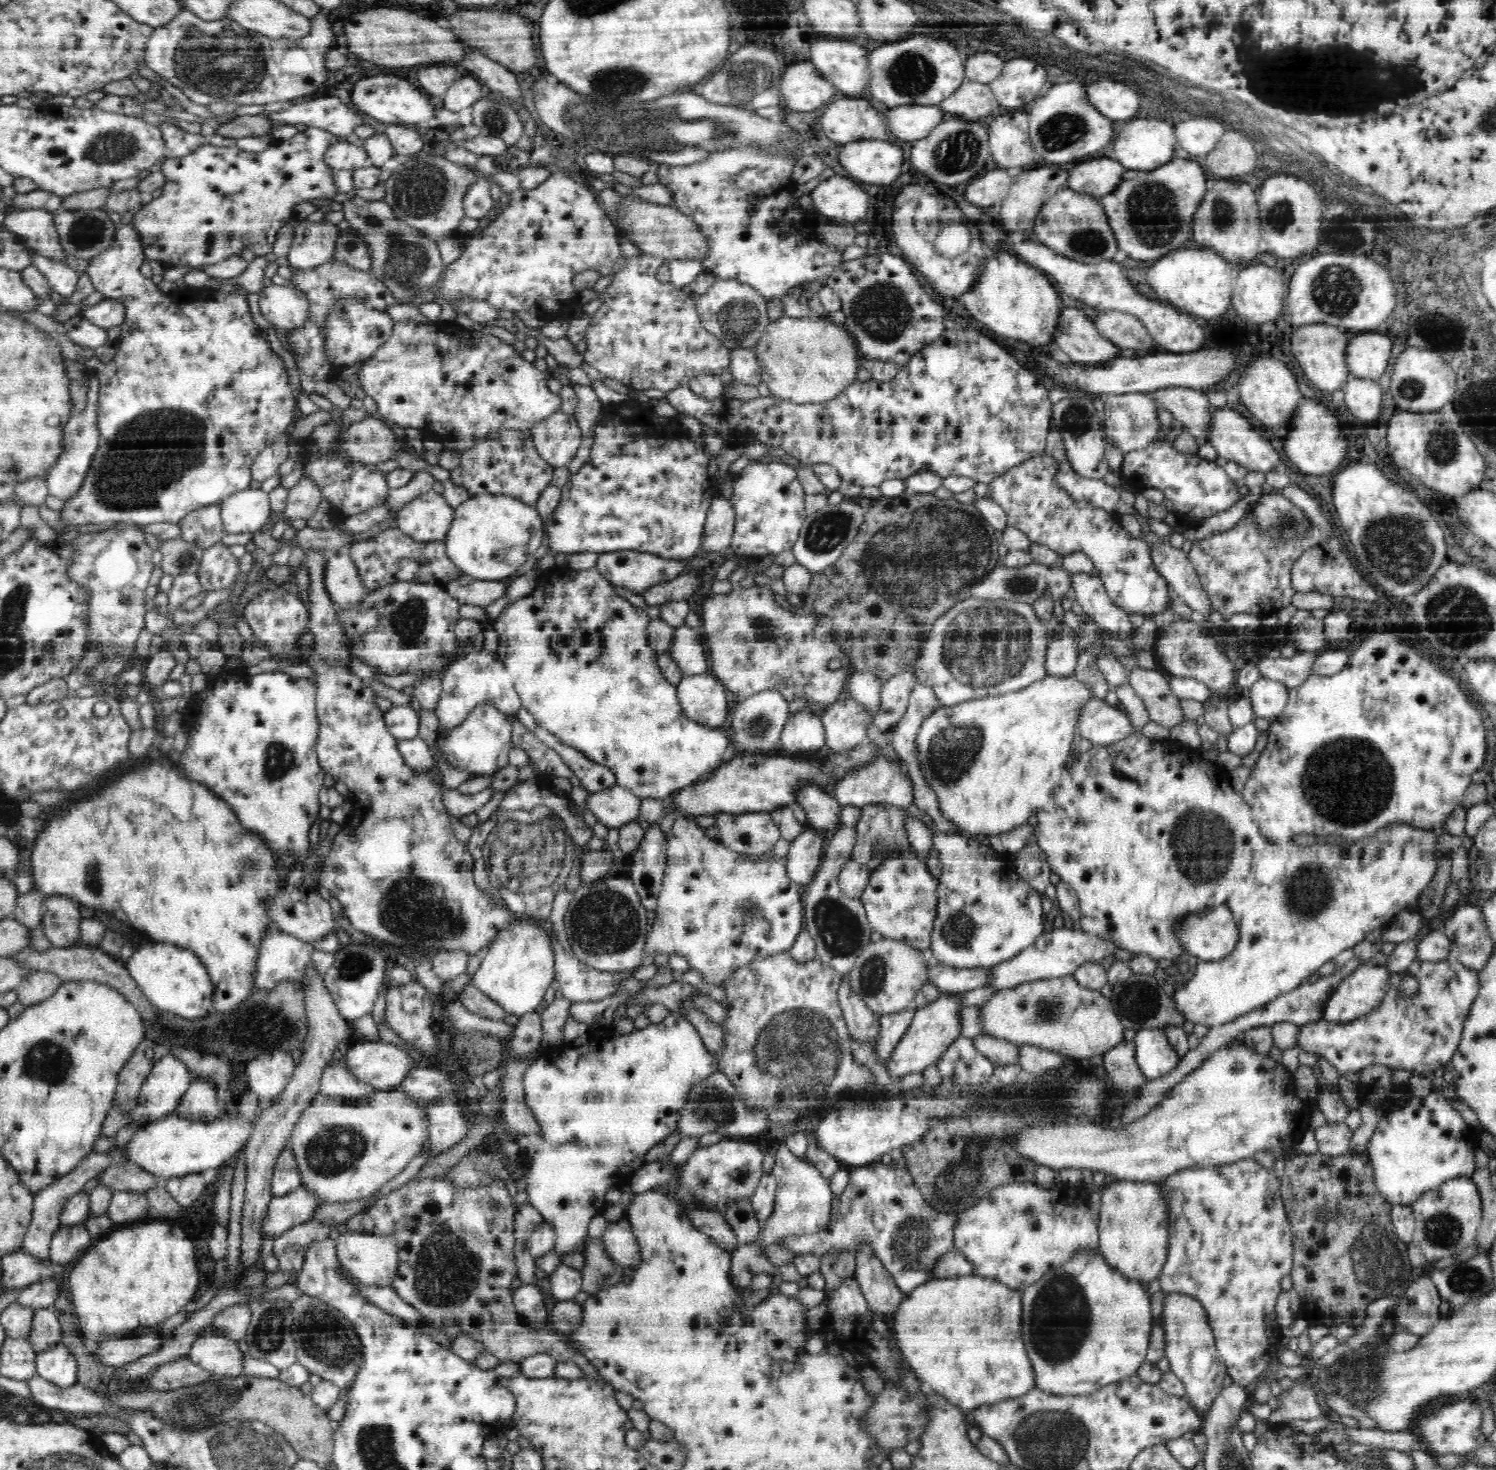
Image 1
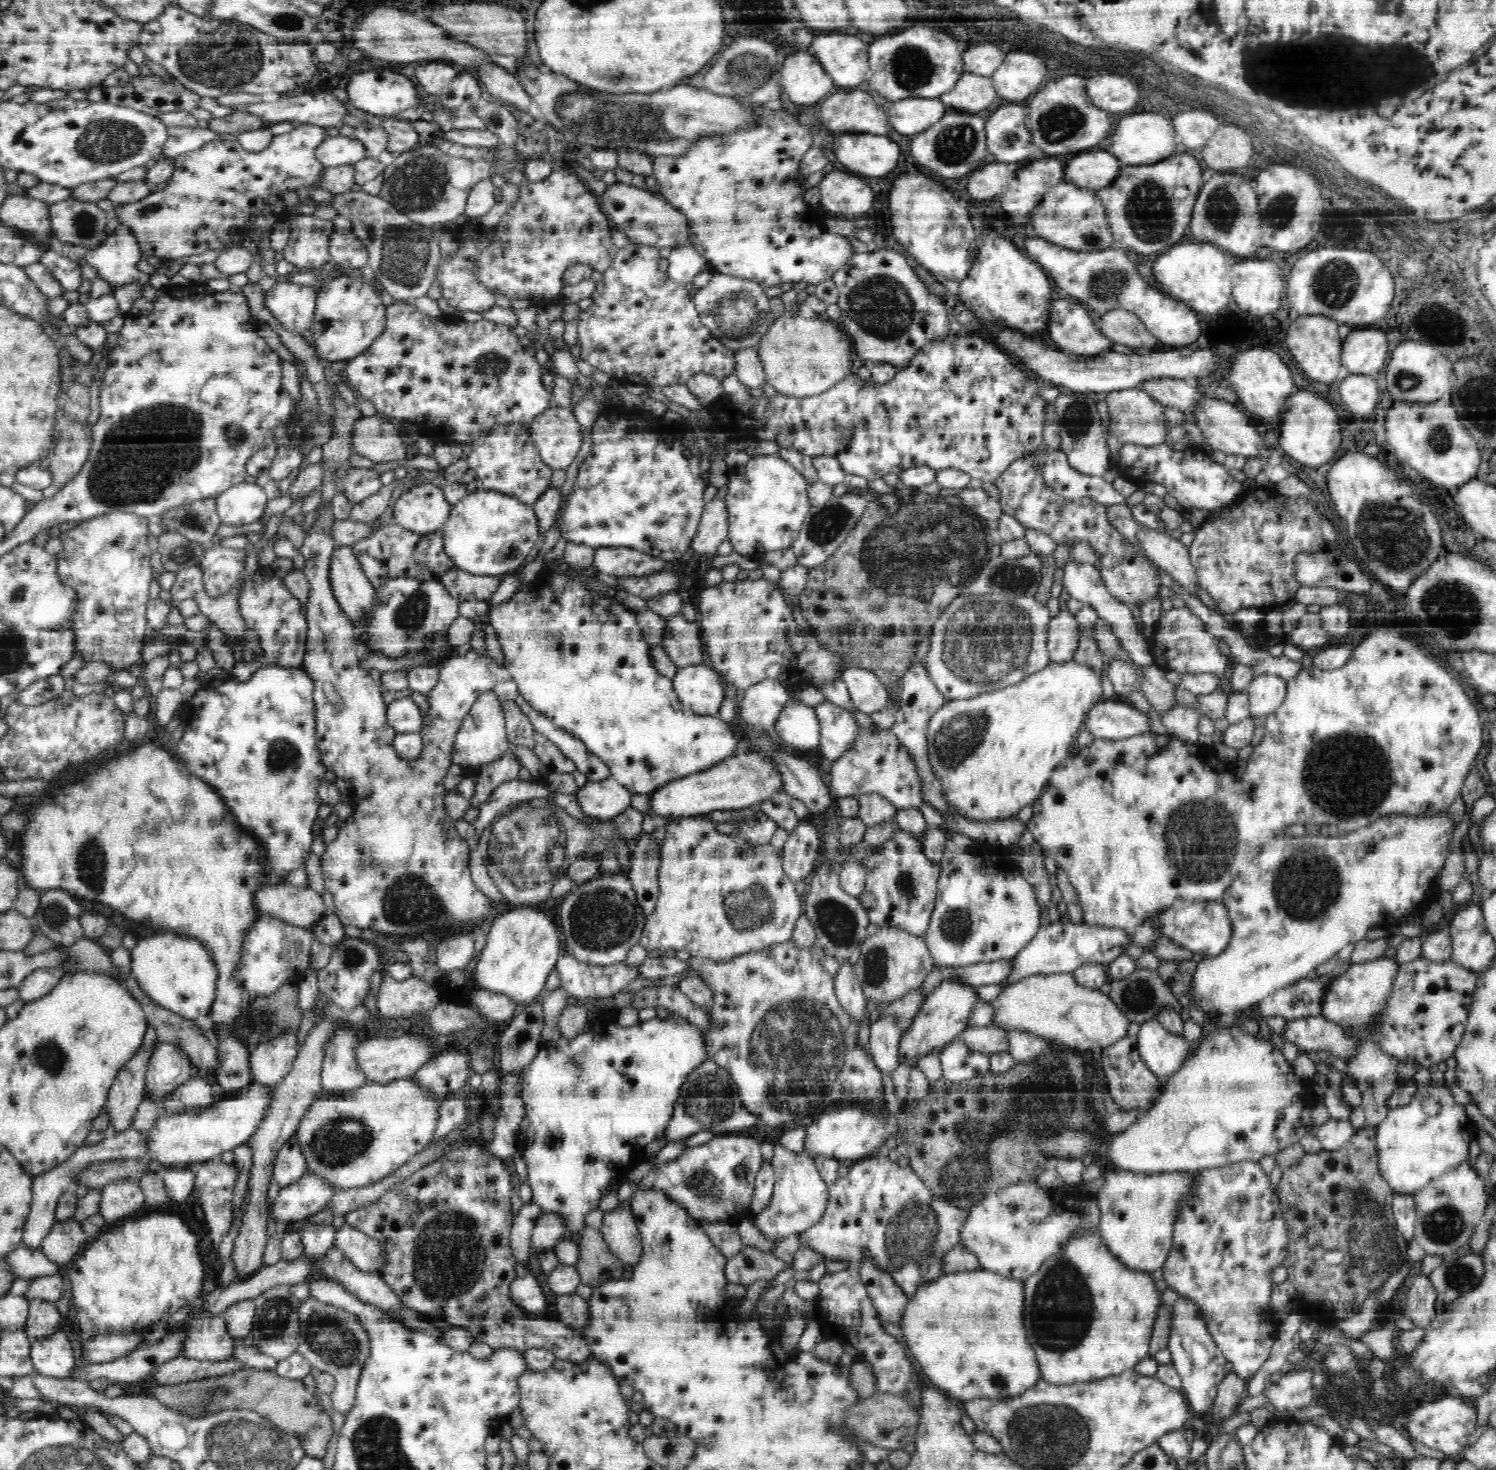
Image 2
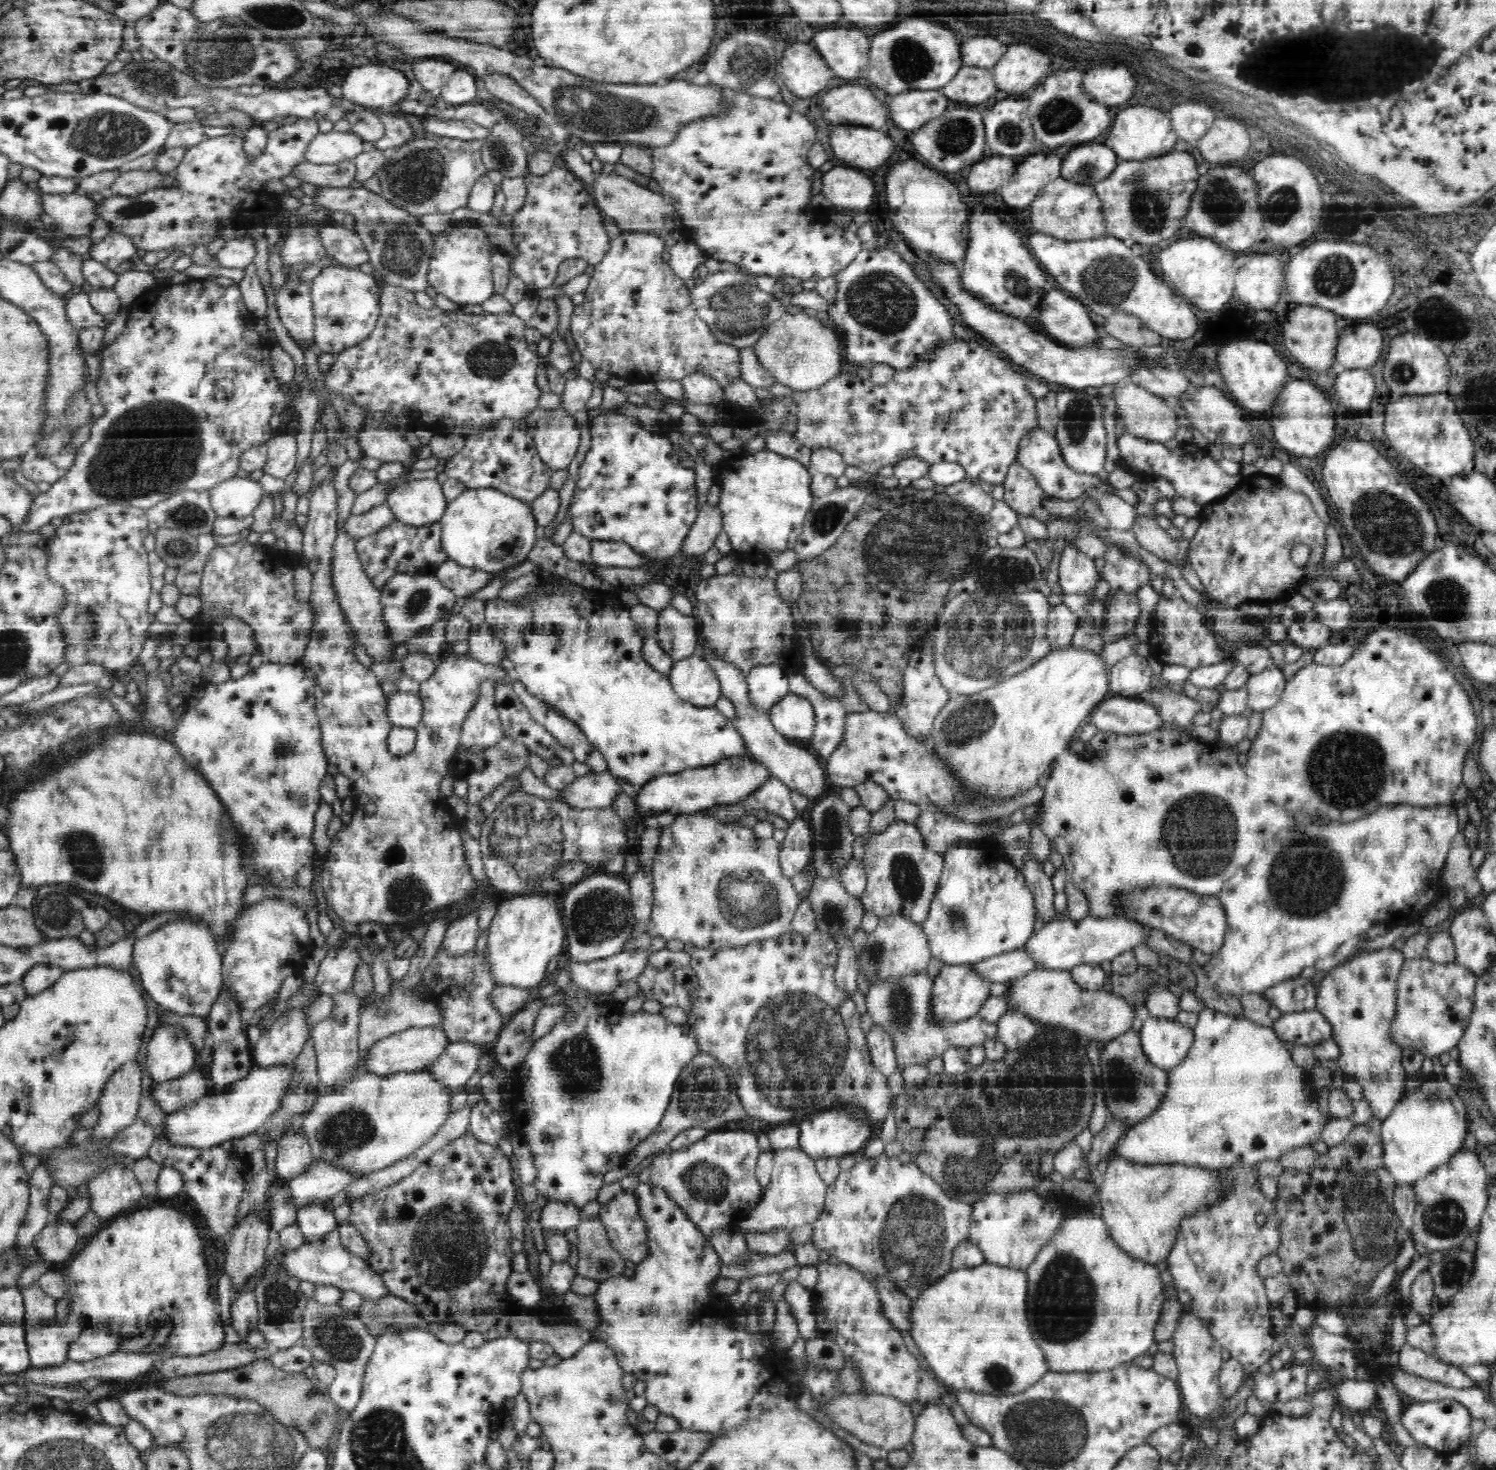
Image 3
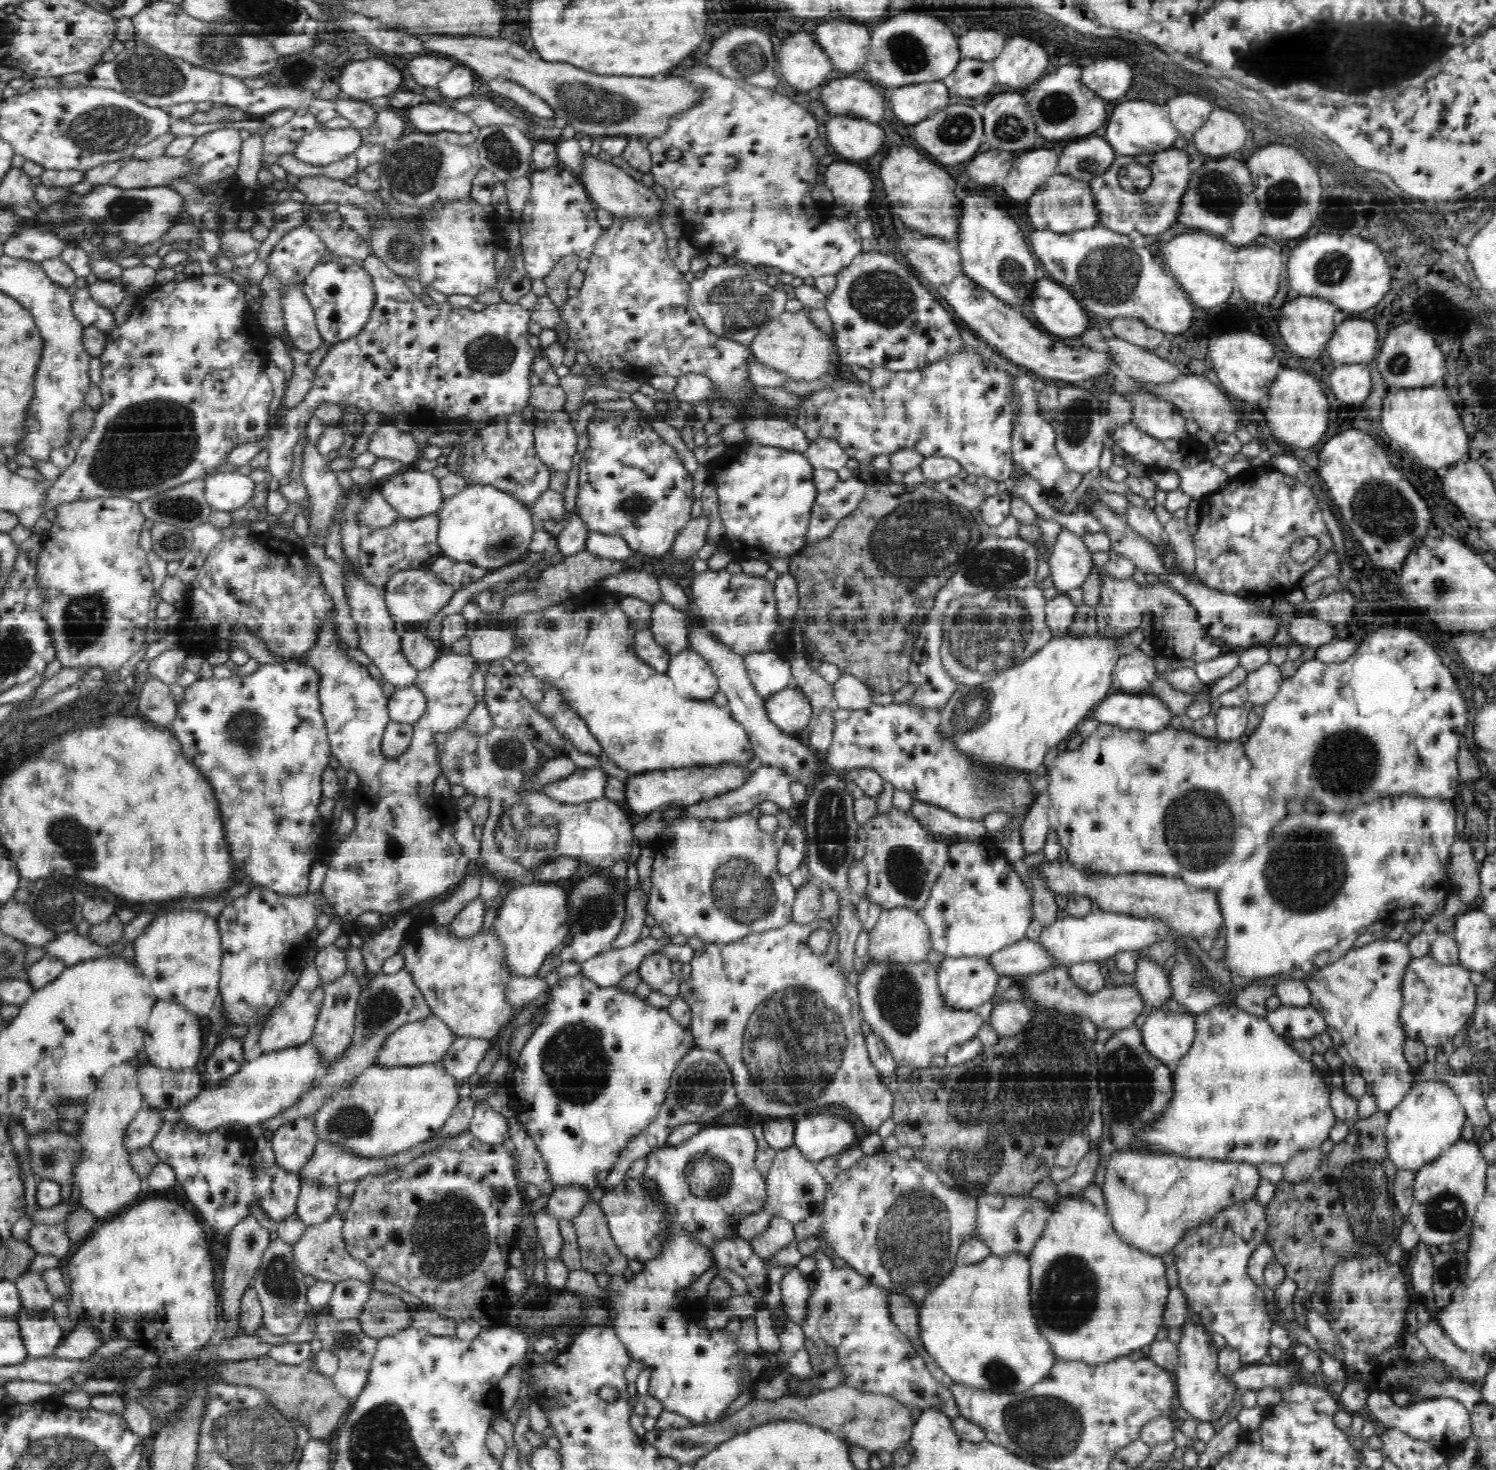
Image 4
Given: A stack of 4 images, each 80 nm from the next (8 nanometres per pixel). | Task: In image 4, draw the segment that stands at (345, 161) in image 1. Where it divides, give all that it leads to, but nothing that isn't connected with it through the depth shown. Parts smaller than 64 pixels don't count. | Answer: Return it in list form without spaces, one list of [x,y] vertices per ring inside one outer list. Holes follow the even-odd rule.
[[[352,126],[336,130],[323,127],[304,137],[303,142],[297,145],[299,148],[296,149],[296,155],[303,162],[329,166],[350,157],[363,144],[360,132]]]

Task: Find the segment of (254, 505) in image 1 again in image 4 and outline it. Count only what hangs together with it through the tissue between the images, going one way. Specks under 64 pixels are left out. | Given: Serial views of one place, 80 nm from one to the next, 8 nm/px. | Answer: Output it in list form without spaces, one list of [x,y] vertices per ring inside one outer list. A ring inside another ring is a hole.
[[[235,472],[216,473],[205,481],[204,496],[212,511],[231,512],[244,507],[254,494],[254,481]]]

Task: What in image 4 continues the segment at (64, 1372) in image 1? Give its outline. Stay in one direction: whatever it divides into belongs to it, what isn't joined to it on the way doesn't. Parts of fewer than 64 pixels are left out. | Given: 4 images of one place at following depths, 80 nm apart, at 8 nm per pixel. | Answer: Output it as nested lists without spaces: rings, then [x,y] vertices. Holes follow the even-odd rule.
[[[22,1305],[16,1318],[20,1332],[23,1336],[24,1347],[27,1354],[35,1360],[44,1357],[56,1358],[56,1348],[63,1344],[65,1335],[63,1327],[53,1316],[52,1309],[28,1309]]]

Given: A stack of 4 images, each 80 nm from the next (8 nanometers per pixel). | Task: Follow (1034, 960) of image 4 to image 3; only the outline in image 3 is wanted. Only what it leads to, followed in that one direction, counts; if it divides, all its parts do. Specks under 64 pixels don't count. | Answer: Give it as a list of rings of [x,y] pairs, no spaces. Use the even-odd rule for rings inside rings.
[[[1024,947],[974,963],[974,971],[992,982],[1009,983],[1036,969],[1036,961],[1024,952]]]

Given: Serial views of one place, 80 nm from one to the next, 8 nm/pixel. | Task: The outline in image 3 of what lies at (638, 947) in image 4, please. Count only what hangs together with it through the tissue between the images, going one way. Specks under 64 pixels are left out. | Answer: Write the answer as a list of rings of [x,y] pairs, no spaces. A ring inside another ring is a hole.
[[[650,947],[634,952],[620,951],[600,960],[568,960],[566,967],[570,973],[570,982],[576,985],[576,988],[592,994],[610,994],[620,984],[636,980],[646,968],[651,954]]]

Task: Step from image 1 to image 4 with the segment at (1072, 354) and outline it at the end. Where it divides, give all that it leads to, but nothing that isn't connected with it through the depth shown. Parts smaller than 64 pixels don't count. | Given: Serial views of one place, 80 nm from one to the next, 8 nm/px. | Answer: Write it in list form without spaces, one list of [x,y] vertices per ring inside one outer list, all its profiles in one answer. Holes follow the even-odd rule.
[[[1042,278],[1036,284],[1030,302],[1032,314],[1046,332],[1076,338],[1088,328],[1088,312],[1082,303],[1057,282]]]

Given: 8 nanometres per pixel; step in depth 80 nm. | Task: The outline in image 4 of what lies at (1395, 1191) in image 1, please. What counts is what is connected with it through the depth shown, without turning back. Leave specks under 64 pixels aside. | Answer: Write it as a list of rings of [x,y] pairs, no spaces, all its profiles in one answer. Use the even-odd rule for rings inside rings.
[[[1439,1080],[1415,1083],[1403,1102],[1388,1113],[1385,1137],[1388,1145],[1386,1154],[1393,1166],[1418,1172],[1435,1162],[1460,1139],[1462,1128],[1468,1123],[1463,1104],[1452,1088]]]

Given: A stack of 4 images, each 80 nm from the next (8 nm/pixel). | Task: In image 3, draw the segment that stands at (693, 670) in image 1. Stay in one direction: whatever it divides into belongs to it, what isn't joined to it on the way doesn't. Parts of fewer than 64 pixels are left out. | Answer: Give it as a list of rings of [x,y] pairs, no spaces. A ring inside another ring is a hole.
[[[668,606],[658,612],[656,640],[674,661],[686,660],[688,656],[694,656],[699,628],[694,616],[684,616]]]

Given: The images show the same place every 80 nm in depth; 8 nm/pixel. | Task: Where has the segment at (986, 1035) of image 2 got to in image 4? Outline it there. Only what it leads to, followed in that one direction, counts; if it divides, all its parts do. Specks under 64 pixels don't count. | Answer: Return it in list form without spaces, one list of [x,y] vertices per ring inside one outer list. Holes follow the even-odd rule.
[[[929,961],[922,964],[869,964],[866,963],[862,973],[859,974],[857,995],[863,1019],[876,1034],[879,1034],[886,1043],[887,1049],[894,1056],[900,1067],[928,1068],[930,1060],[936,1055],[946,1055],[948,1049],[956,1045],[966,1044],[977,1037],[978,1029],[984,1024],[984,1019],[974,1011],[949,1010],[941,994],[937,990],[938,968]]]

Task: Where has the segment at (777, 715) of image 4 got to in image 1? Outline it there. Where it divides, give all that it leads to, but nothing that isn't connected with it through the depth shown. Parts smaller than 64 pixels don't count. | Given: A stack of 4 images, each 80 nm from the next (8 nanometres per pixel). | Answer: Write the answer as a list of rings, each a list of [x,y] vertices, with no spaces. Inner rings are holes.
[[[796,712],[788,718],[780,738],[783,748],[788,752],[816,751],[825,744],[825,729],[821,718]]]

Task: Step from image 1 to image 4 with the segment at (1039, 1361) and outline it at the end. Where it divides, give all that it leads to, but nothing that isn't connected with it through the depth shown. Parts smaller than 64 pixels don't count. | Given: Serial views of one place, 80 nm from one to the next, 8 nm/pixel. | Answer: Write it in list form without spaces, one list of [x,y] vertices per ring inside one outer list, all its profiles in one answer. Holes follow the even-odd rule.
[[[1078,1198],[1060,1200],[1028,1261],[1031,1278],[1029,1302],[1036,1312],[1033,1318],[1038,1333],[1048,1343],[1056,1360],[1095,1365],[1128,1356],[1133,1350],[1154,1342],[1170,1292],[1164,1260],[1125,1244],[1114,1232],[1112,1221],[1102,1208]]]

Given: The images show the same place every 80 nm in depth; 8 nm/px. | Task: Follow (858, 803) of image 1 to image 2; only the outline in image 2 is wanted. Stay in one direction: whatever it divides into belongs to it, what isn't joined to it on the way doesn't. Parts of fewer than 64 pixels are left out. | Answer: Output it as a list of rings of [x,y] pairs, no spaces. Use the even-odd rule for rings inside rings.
[[[864,726],[860,727],[851,747],[829,763],[825,775],[832,797],[836,800],[848,797],[857,800],[861,794],[876,792],[898,808],[924,808],[924,789],[914,757],[910,757],[910,751],[900,745],[891,729],[879,730],[875,727],[874,730],[868,730]]]

